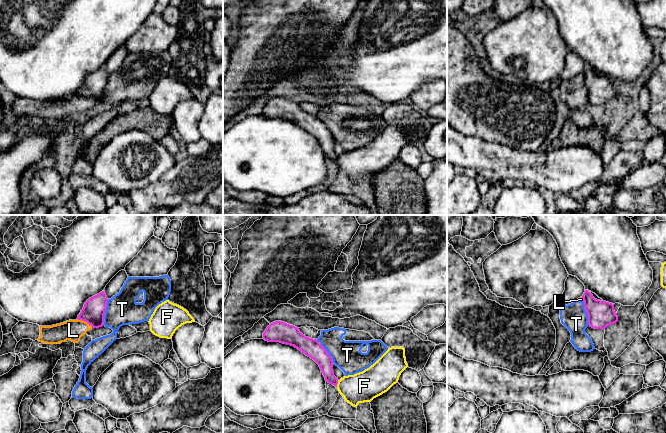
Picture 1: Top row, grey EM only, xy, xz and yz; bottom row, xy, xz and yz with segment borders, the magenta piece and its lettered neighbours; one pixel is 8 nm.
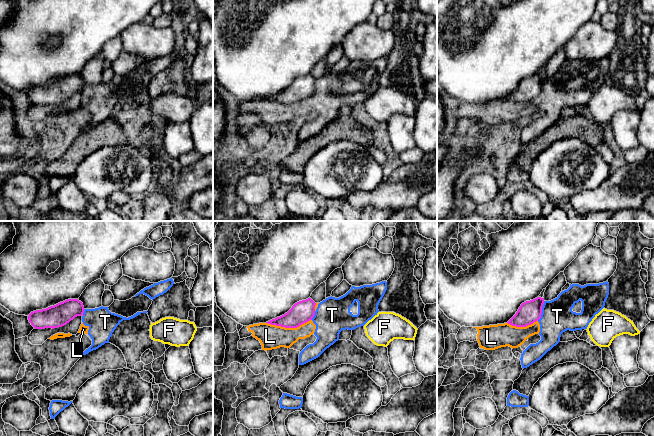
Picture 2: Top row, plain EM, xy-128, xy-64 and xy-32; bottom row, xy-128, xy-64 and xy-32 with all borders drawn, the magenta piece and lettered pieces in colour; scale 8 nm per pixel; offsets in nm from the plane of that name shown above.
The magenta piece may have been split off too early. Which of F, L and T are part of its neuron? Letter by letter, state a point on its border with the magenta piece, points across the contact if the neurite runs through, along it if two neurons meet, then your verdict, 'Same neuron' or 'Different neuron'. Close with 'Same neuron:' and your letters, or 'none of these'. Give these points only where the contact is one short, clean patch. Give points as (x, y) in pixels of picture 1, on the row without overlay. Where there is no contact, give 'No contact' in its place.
F: Touches magenta at xz (337, 159). Boundary: xz (338, 156), (336, 162). Different neuron
L: Touches magenta at xy (85, 97). Different neuron
T: Touches magenta at xy (104, 88). Boundary: xy (108, 75), (102, 101). Different neuron
Same neuron: none of these

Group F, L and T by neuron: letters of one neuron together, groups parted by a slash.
F / L T

